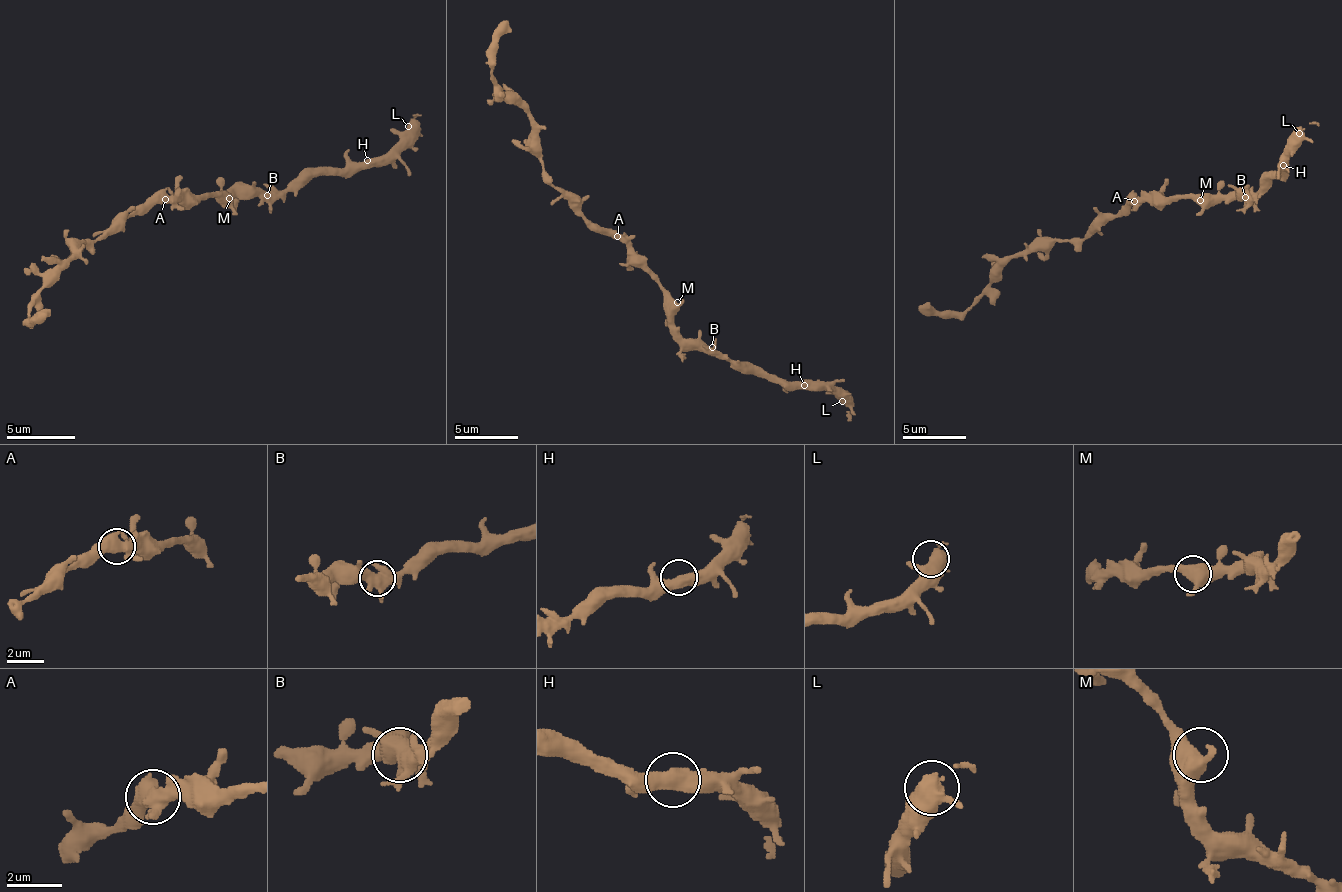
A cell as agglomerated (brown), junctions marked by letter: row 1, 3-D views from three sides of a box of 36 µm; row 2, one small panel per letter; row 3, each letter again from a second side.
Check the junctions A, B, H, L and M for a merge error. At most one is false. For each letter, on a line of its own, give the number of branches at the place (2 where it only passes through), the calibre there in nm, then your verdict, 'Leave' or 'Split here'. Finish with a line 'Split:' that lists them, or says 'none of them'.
A: Branches: 3. Thickness 480 nm. Leave
B: Branches: 3. Thickness 480 nm. Leave
H: Branches: 2. Thickness 500 nm. Leave
L: Branches: 3. Thickness 480 nm. Leave
M: Branches: 3. Thickness 480 nm. Leave
Split: none of them

